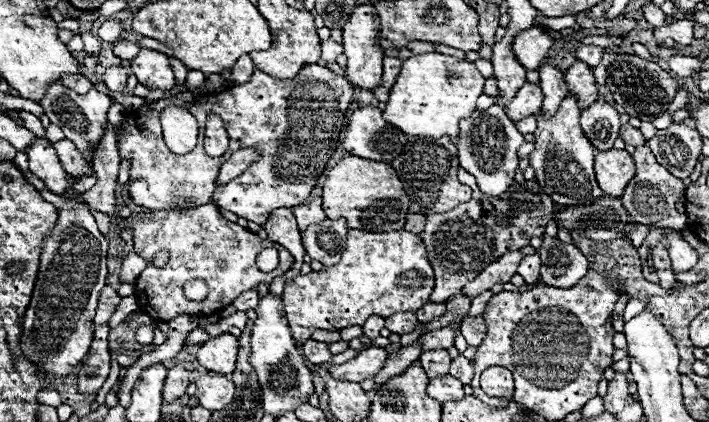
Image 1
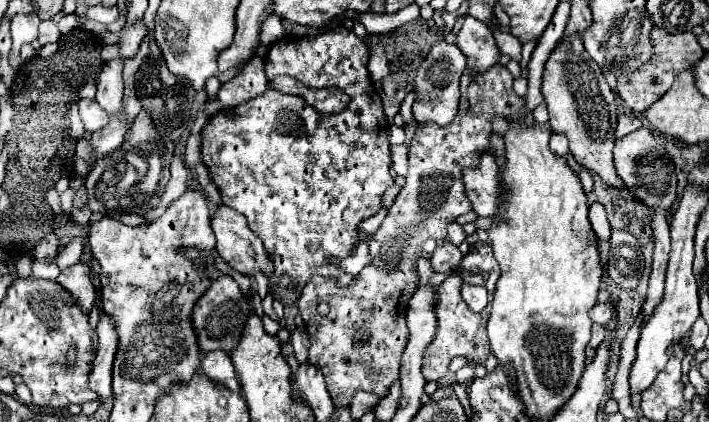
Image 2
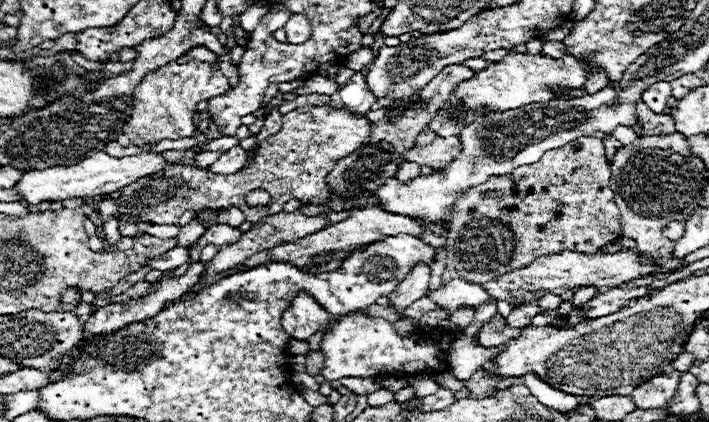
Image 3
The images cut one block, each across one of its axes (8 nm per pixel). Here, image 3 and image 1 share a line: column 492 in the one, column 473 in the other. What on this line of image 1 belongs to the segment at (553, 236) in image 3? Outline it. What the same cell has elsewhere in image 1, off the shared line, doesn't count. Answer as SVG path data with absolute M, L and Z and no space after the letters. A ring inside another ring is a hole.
M462 168L458 170L458 180L474 190L472 200L456 206L452 212L428 216L428 226L420 234L436 274L430 302L446 302L450 296L458 294L466 282L472 282L492 260L500 258L504 252L528 246L534 236L542 236L548 220L554 218L554 202L536 180L512 182L502 198L484 196L476 180Z

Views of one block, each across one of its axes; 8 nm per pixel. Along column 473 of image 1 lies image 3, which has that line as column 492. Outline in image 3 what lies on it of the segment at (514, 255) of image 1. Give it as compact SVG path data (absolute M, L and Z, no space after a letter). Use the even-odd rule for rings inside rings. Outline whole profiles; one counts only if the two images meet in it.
M560 252L552 256L542 256L534 264L514 270L510 274L500 276L498 280L492 280L484 284L486 292L494 300L506 300L512 306L520 304L534 304L538 302L546 292L552 292L554 296L562 296L566 290L582 288L582 286L596 286L596 288L618 288L624 282L630 282L634 278L650 274L654 268L654 262L650 262L646 256L636 254L636 252L616 252L616 254L578 254L578 252Z

